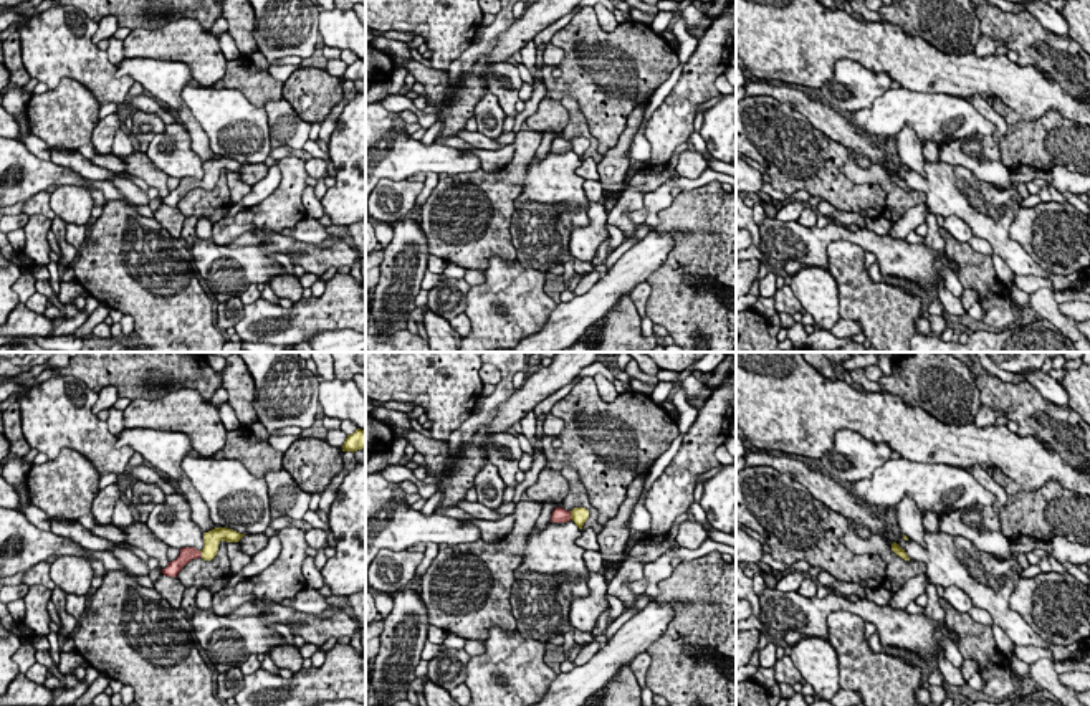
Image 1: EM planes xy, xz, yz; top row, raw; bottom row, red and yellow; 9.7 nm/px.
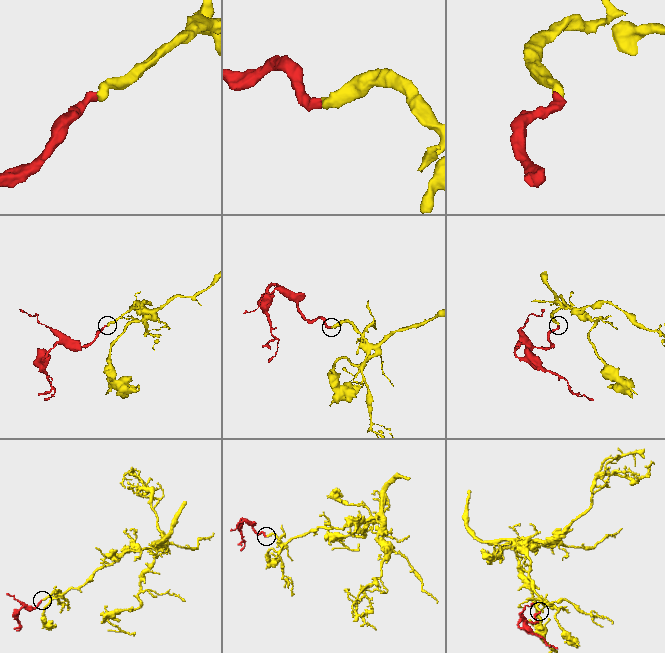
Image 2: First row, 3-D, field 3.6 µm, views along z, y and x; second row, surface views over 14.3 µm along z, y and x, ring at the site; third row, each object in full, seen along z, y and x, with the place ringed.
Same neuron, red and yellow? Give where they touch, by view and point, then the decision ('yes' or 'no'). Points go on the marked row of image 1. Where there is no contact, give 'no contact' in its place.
xz (569, 515) | yes

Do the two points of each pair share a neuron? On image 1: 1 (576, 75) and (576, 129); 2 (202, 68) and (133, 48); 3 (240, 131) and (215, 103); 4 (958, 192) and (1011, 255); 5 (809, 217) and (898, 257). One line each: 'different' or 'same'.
1: different
2: same
3: same
4: same
5: different

